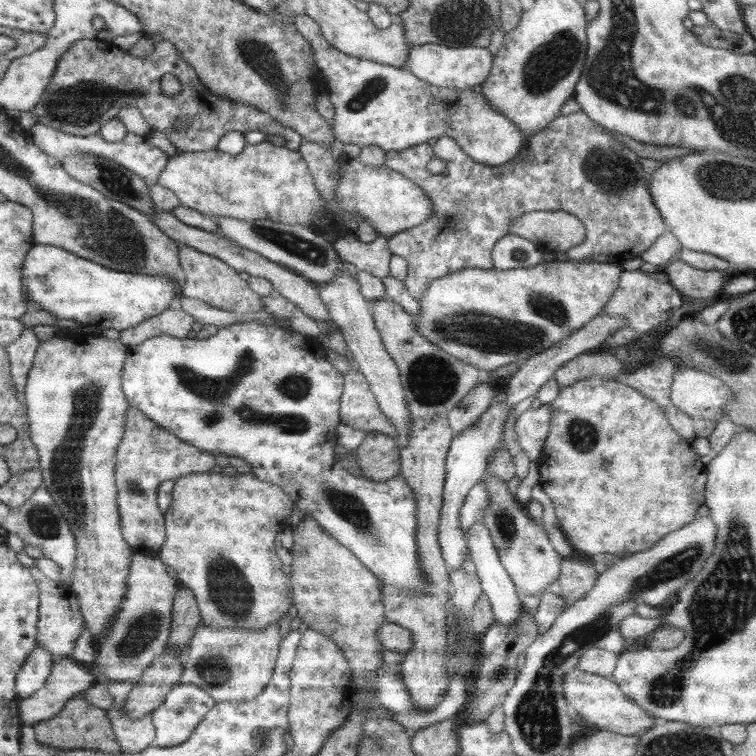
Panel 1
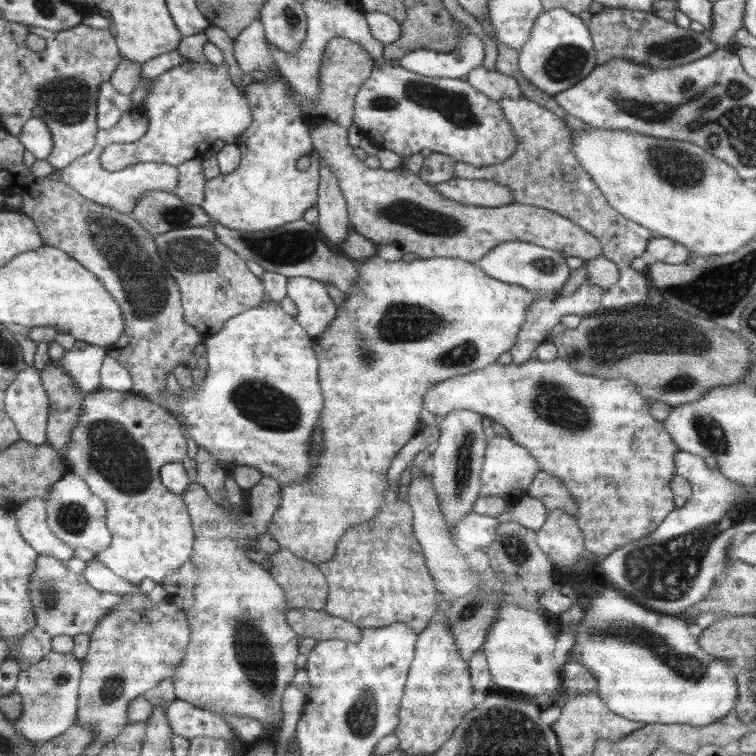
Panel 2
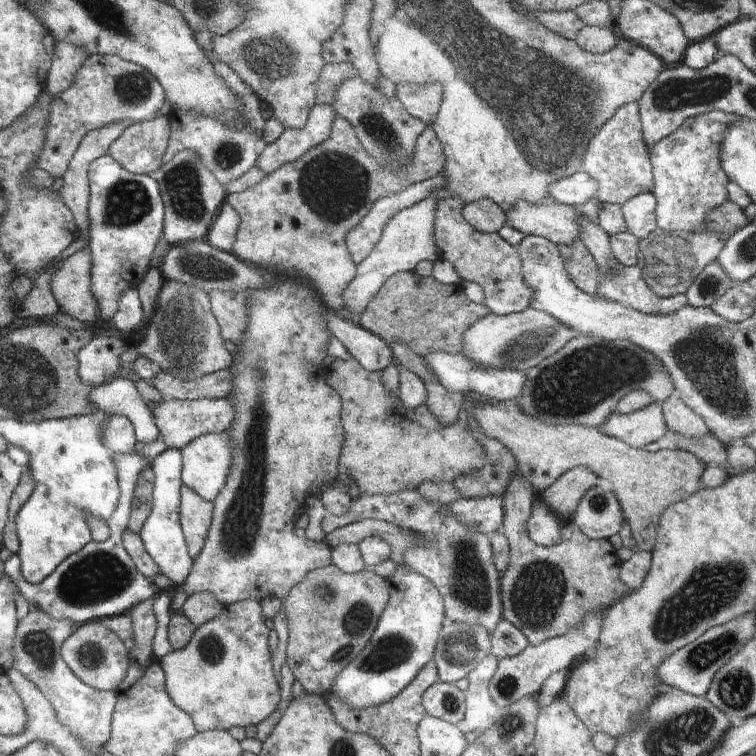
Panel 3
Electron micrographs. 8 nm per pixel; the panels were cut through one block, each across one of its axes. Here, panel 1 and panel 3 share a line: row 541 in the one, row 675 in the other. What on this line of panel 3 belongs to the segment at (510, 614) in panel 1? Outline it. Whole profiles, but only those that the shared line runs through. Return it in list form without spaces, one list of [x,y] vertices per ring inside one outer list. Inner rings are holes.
[[[490,653],[467,676],[469,687],[465,691],[465,717],[458,724],[465,733],[483,733],[502,716],[503,709],[492,700],[488,686],[497,666],[497,658]]]

